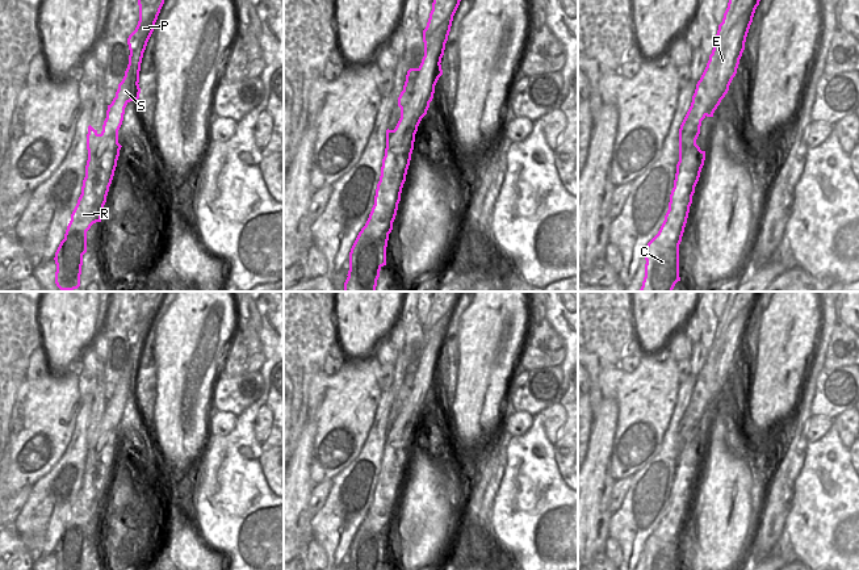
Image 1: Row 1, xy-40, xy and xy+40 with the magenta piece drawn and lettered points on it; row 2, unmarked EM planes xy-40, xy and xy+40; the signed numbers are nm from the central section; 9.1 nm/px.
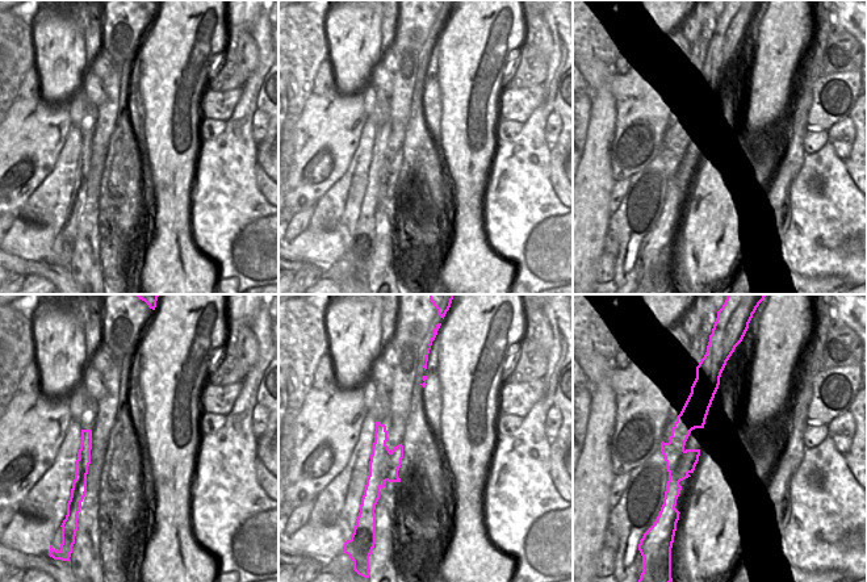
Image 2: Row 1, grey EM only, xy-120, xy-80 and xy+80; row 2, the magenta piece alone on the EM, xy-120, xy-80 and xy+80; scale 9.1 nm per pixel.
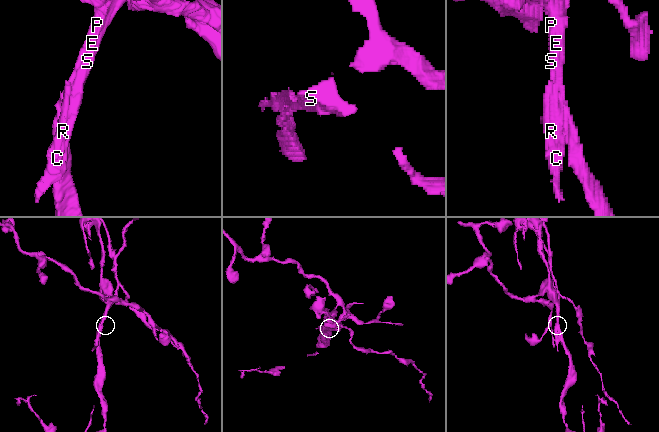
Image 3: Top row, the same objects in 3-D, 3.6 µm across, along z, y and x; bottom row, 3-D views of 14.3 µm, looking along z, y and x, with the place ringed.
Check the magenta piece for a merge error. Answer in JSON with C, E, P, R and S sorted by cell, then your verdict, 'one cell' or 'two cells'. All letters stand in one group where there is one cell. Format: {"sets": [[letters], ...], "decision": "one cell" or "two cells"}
{"sets": [["C", "R"], ["E", "P", "S"]], "decision": "two cells"}

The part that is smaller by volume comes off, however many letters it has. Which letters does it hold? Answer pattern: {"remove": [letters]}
{"remove": ["C", "R"]}

